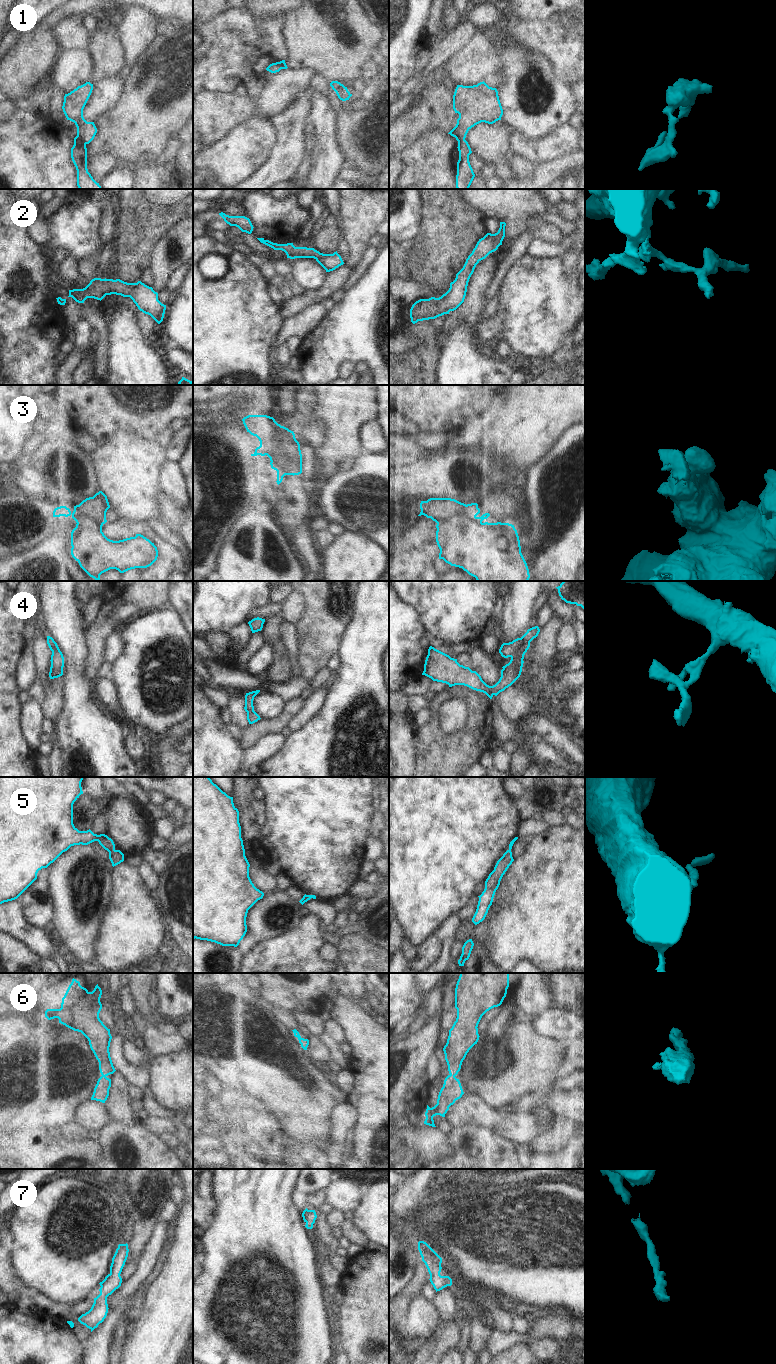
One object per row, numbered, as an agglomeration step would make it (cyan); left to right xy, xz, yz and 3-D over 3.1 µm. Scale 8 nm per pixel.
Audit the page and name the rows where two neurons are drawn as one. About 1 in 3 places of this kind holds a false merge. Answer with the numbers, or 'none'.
1, 3, 4.

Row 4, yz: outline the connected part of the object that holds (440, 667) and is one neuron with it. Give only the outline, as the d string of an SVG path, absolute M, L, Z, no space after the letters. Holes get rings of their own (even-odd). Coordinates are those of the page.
M538 626L532 627L521 637L517 647L517 653L511 657L508 664L503 666L499 681L493 685L487 685L476 672L469 667L460 665L457 659L430 646L424 664L422 675L433 681L446 683L449 687L464 685L473 690L485 693L490 699L511 686L521 675L524 655L530 647L530 642L538 636Z

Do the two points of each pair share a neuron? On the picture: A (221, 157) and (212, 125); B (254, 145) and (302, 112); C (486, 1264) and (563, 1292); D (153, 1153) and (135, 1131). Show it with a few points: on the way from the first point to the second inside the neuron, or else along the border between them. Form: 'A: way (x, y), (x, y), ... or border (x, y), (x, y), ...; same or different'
A: border (234, 125), (221, 138), (203, 148); different
B: border (271, 121), (276, 134), (276, 142), (269, 154); different
C: way (505, 1264), (544, 1273); same
D: way (148, 1148), (136, 1136); same

